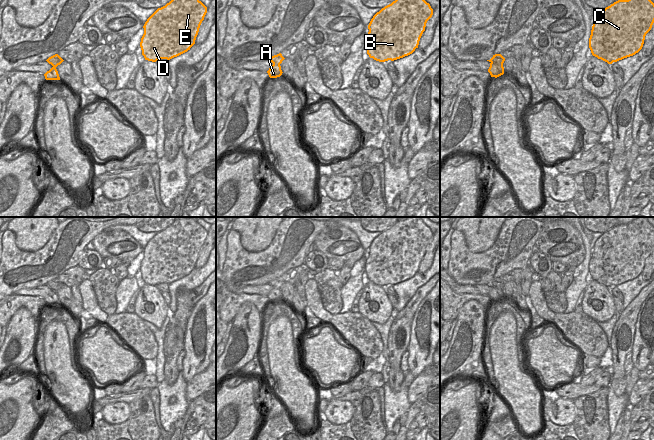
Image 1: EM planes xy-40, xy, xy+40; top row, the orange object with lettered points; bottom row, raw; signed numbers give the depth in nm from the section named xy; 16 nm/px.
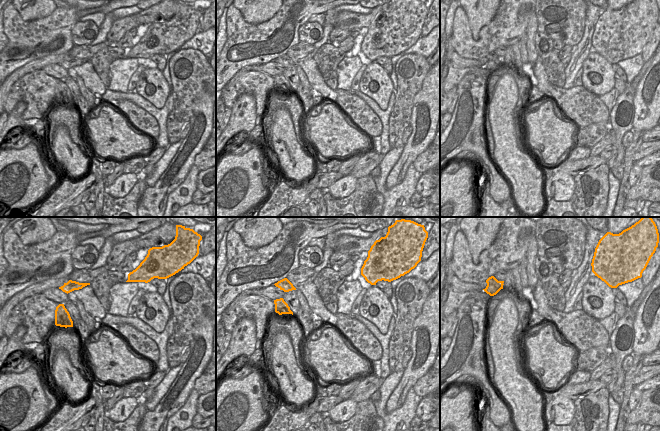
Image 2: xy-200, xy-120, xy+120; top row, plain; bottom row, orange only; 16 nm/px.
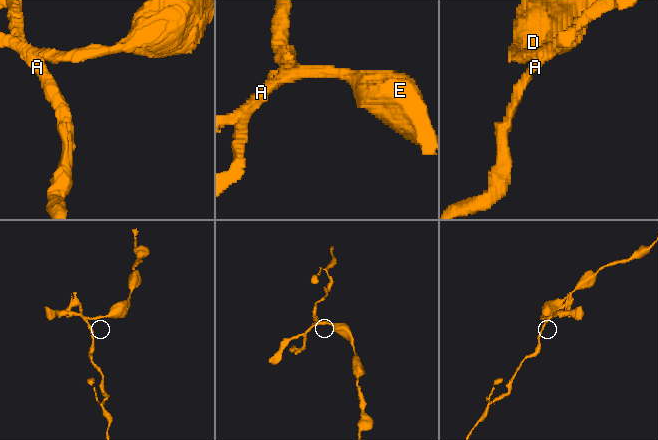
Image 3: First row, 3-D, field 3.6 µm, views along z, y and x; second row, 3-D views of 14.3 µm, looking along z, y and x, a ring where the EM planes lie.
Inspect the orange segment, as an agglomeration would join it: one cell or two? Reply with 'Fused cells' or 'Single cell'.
Fused cells.

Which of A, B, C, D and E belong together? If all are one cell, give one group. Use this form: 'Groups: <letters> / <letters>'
Groups: A / B C D E.

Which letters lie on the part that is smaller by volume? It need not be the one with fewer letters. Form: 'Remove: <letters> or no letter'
Remove: A

